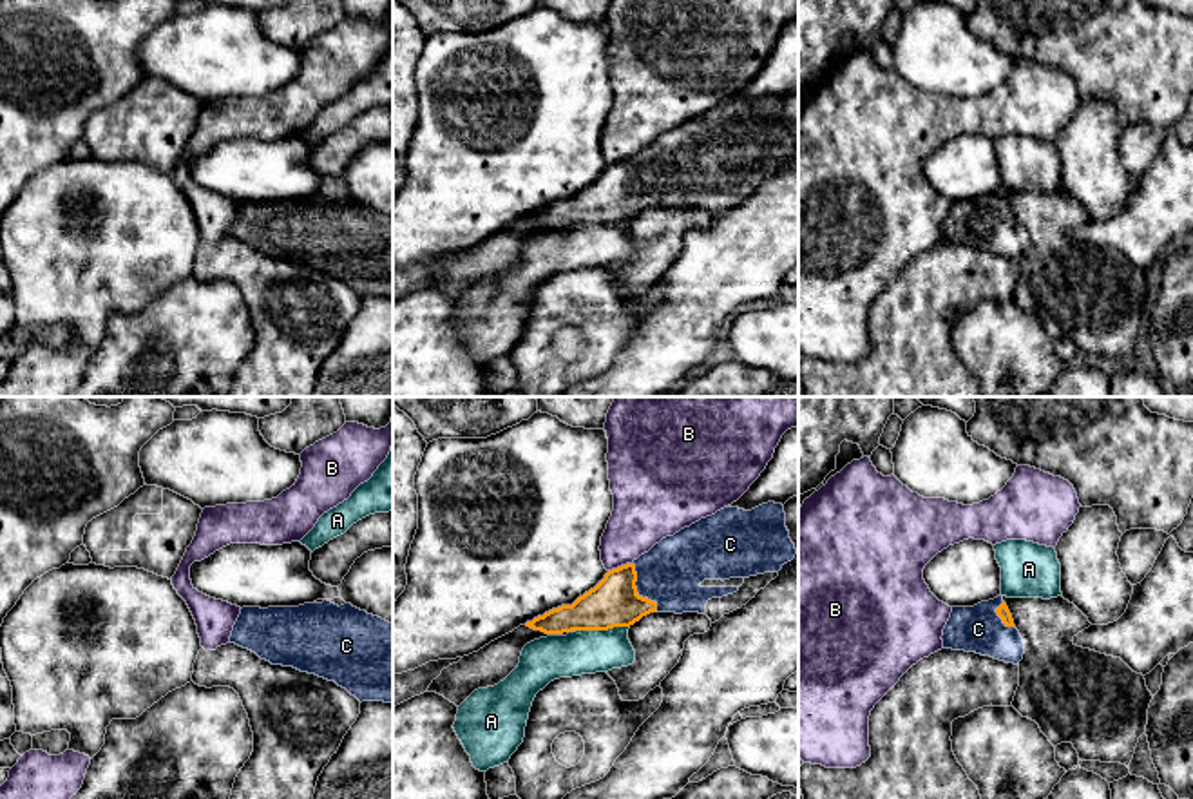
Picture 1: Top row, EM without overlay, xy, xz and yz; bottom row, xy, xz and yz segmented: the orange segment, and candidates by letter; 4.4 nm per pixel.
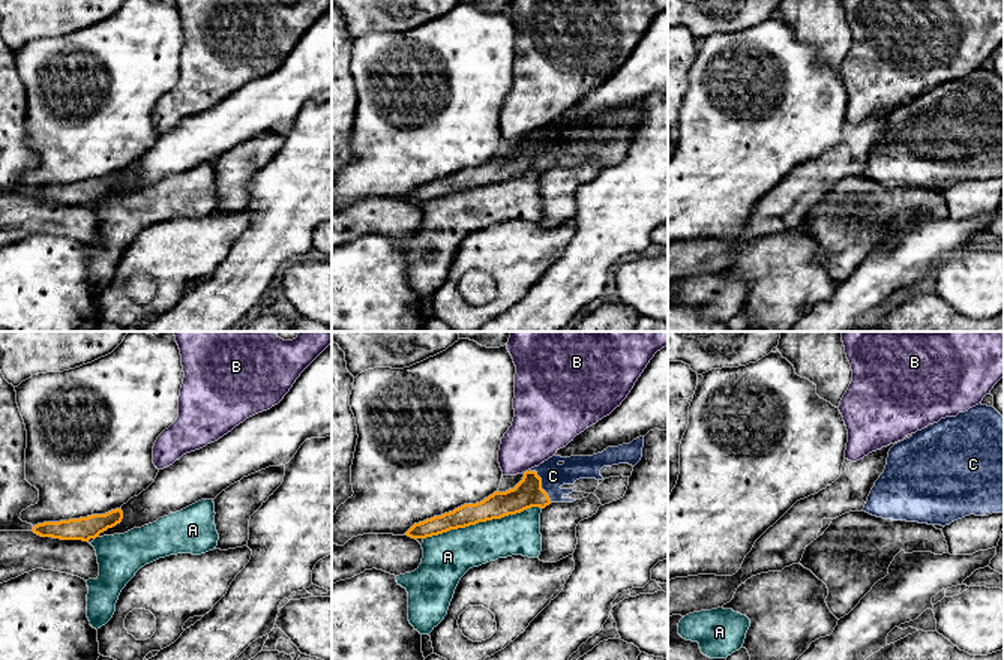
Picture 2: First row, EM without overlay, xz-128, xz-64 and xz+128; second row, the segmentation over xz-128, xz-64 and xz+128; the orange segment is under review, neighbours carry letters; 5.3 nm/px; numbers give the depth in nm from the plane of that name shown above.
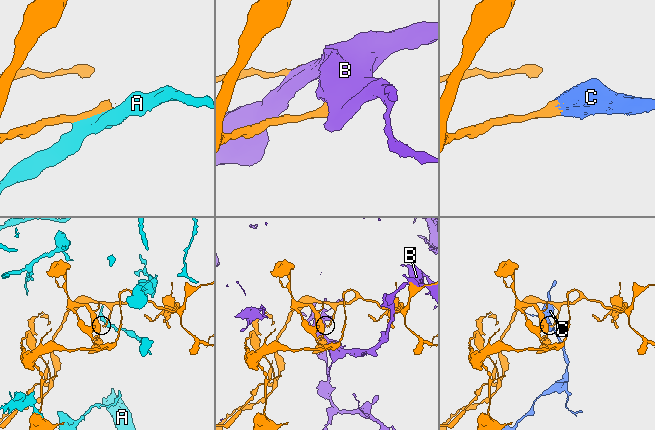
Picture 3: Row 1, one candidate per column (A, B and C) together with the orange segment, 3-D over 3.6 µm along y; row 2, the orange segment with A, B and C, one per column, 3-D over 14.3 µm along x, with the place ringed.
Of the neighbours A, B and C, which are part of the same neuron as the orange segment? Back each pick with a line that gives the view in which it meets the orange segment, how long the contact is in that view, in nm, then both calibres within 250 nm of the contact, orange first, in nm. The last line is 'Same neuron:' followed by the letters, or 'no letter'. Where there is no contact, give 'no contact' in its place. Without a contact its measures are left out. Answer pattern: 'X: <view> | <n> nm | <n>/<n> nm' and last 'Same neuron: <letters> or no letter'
C: xz | 240 nm | 220/280 nm
Same neuron: C

